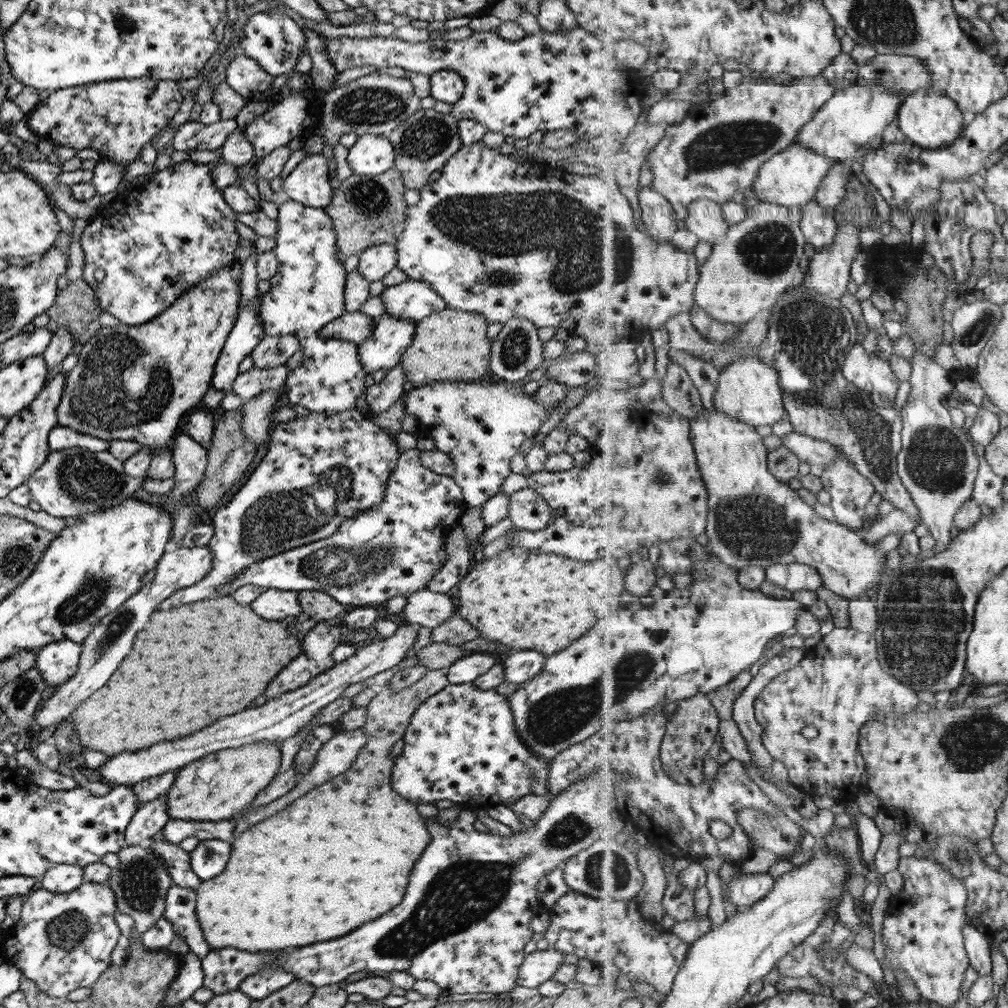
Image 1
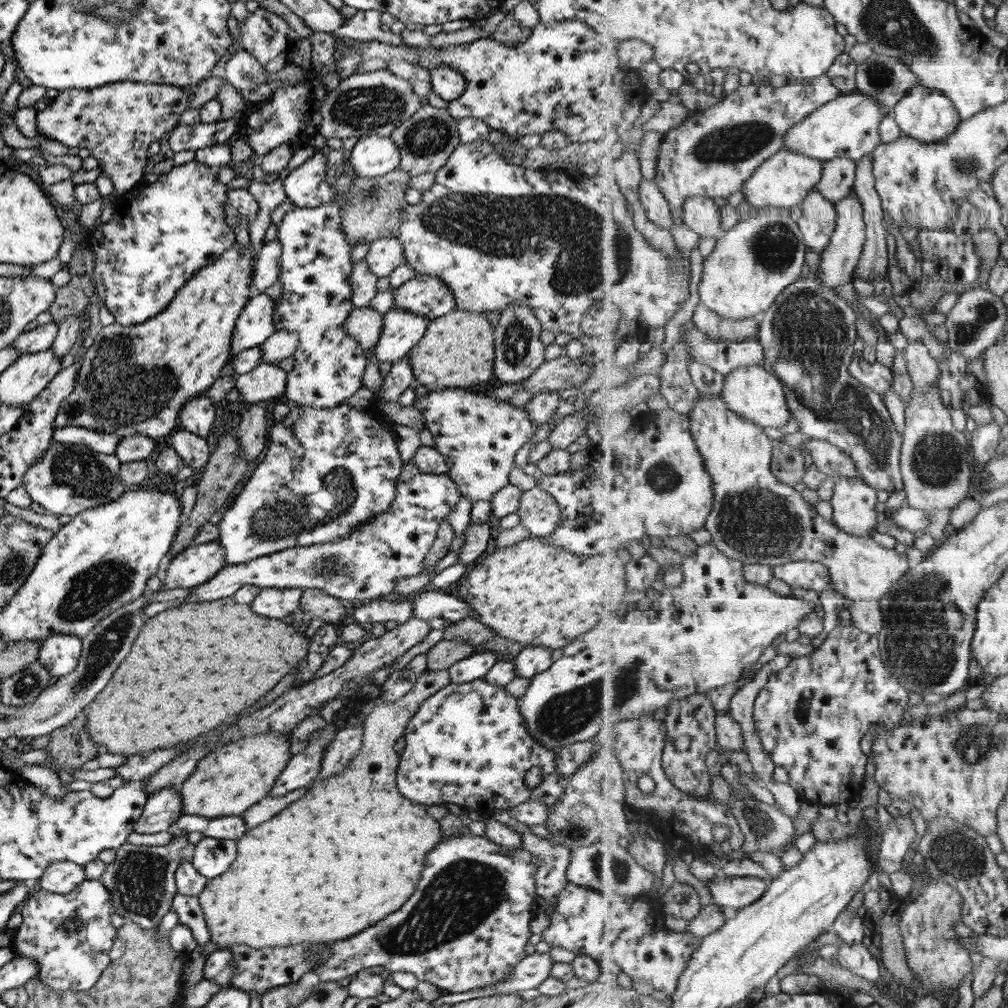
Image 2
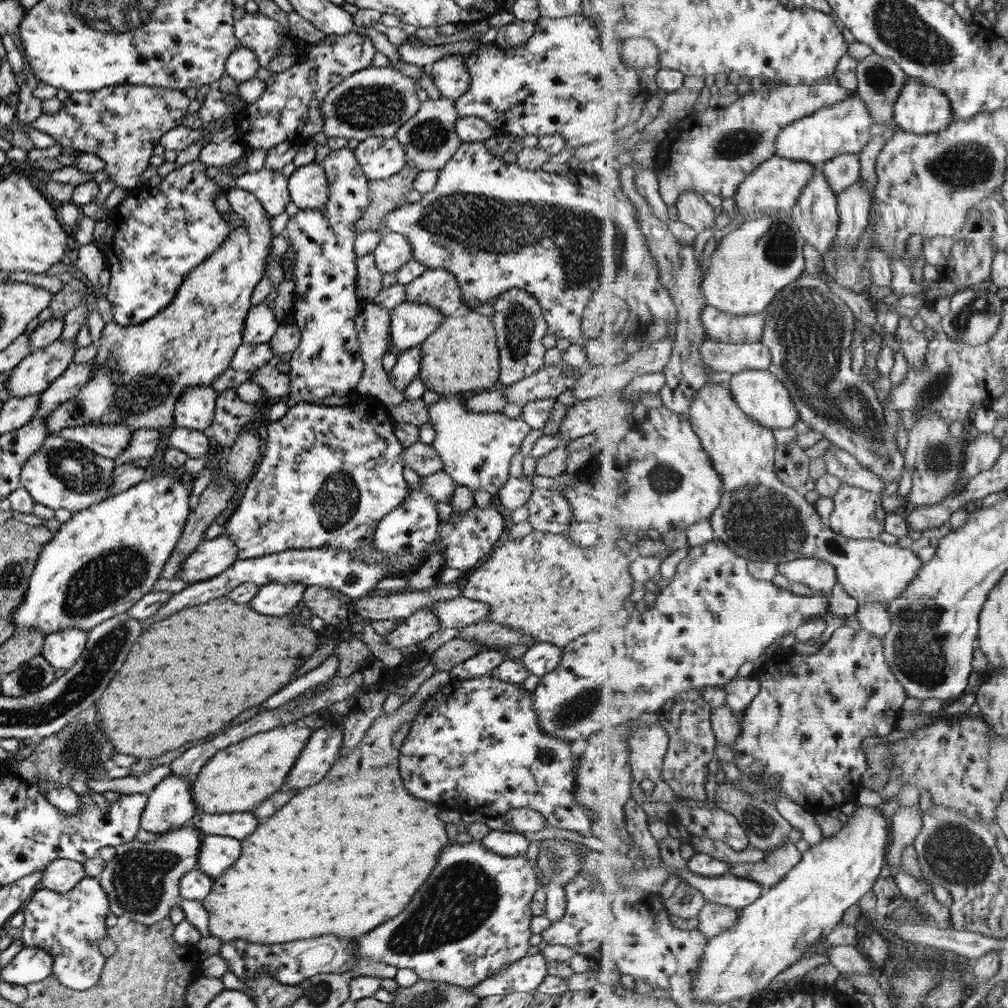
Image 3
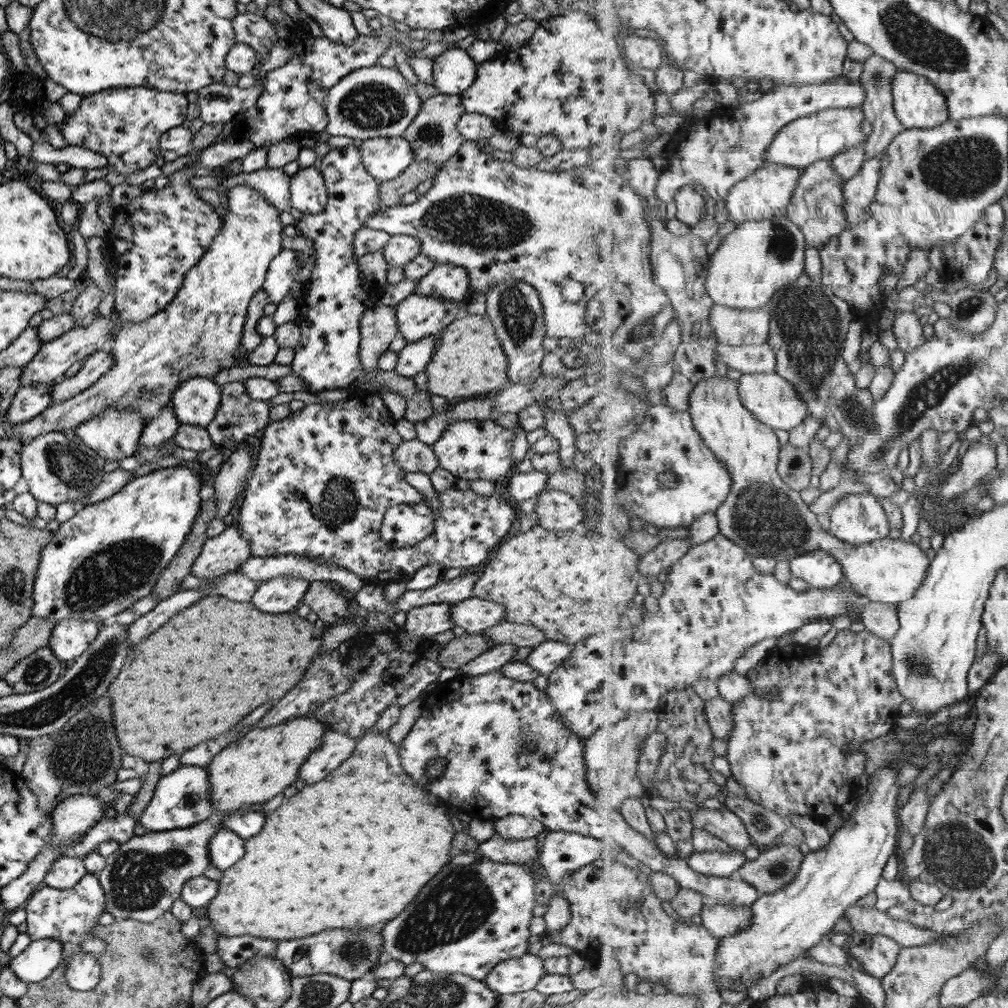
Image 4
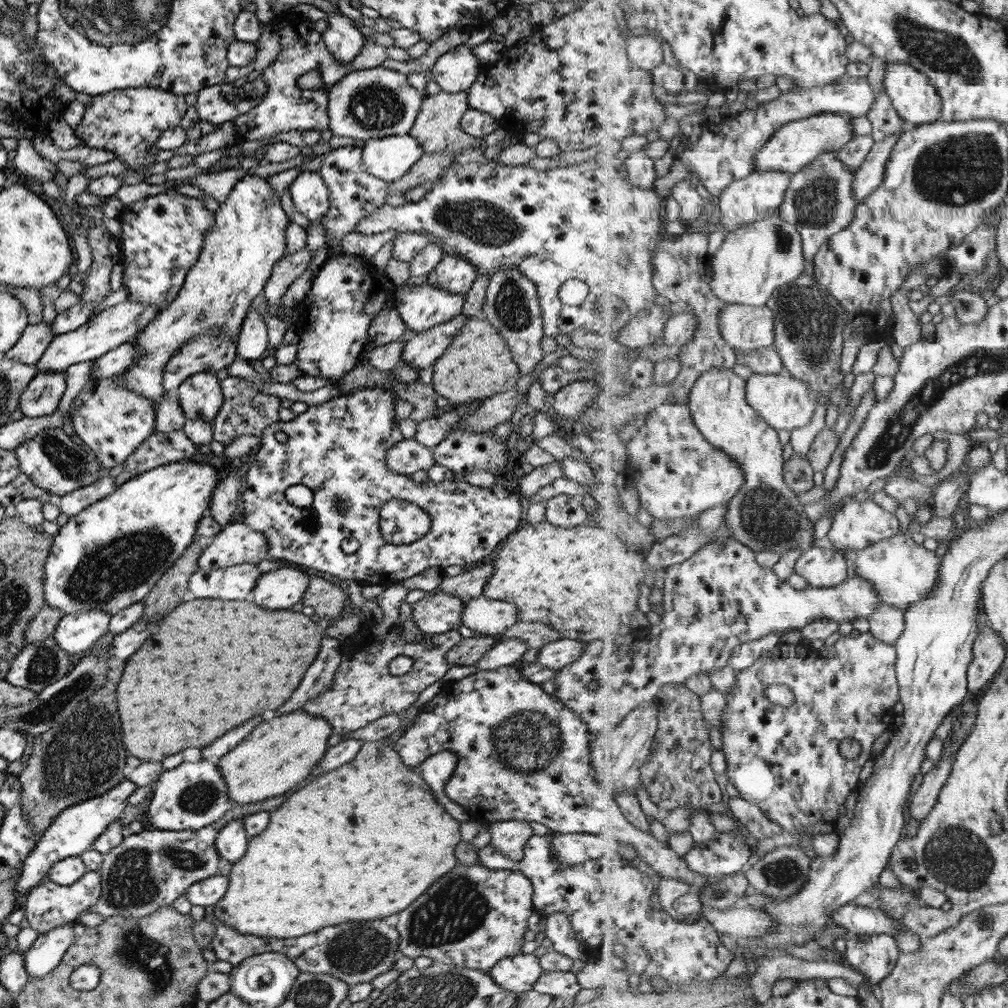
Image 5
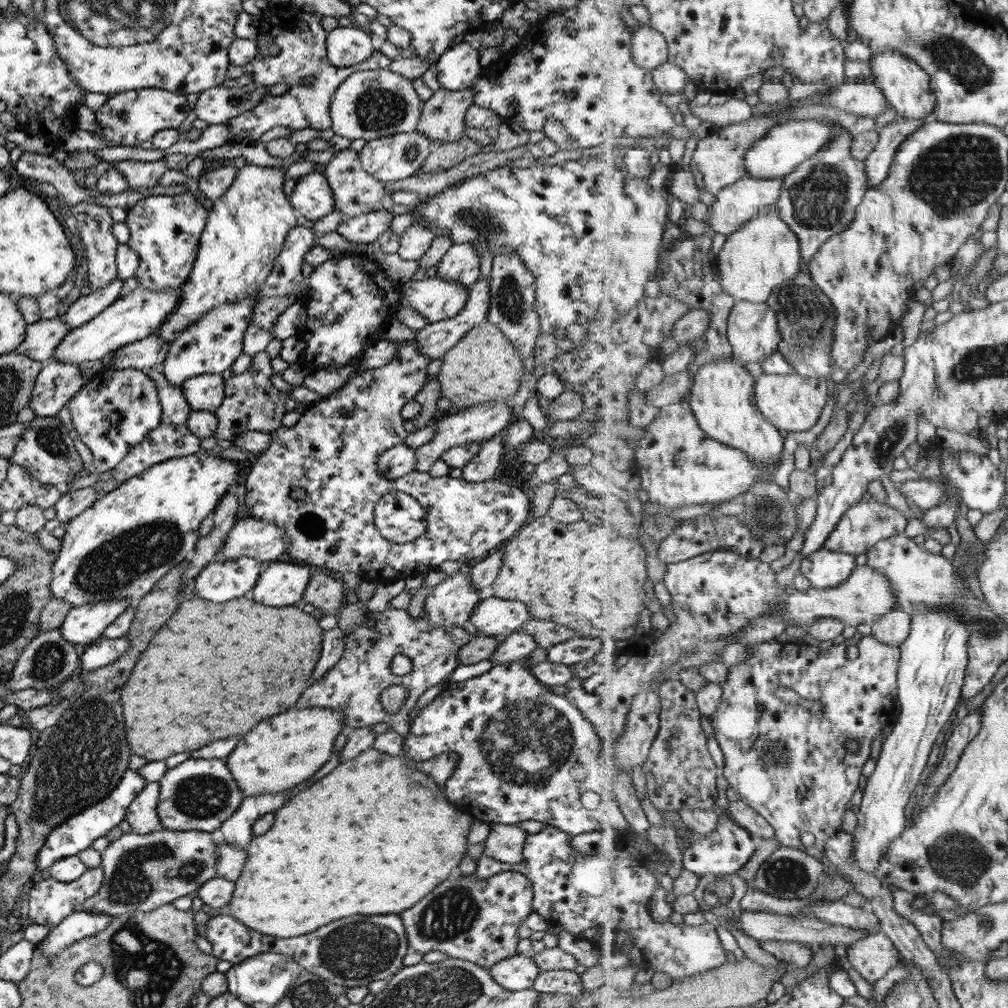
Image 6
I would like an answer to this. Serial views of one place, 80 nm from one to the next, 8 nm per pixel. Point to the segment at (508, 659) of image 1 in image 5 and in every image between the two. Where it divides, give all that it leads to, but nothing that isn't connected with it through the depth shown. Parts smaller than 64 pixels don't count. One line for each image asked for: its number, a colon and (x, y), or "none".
2: (530, 660)
3: (539, 658)
4: (547, 655)
5: (559, 653)

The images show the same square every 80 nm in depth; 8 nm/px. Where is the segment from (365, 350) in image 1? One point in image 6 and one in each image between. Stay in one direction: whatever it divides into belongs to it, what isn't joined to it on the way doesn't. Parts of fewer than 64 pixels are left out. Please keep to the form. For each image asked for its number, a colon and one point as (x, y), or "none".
2: (400, 331)
3: (409, 324)
4: (416, 316)
5: (420, 307)
6: (434, 298)

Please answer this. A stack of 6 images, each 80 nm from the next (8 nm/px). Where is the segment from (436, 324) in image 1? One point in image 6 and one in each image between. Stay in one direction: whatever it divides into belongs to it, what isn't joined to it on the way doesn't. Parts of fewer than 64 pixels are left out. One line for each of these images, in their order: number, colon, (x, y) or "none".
2: (456, 350)
3: (460, 355)
4: (468, 362)
5: (477, 364)
6: (483, 366)

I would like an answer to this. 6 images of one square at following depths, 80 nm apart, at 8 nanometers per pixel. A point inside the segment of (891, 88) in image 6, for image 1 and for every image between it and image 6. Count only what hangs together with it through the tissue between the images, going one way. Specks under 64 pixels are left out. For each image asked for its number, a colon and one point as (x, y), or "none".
1: (934, 122)
2: (927, 115)
3: (922, 109)
4: (918, 103)
5: (918, 103)

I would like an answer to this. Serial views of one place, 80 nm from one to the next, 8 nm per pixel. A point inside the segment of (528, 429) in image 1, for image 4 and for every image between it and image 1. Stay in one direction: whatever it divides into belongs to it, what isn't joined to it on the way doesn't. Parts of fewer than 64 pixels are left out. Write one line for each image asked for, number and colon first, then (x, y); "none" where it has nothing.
2: (478, 436)
3: (475, 449)
4: (469, 449)

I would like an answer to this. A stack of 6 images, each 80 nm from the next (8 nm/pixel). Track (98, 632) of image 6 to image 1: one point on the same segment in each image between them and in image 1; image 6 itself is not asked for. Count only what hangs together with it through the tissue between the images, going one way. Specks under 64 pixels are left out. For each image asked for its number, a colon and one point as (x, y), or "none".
1: (55, 662)
2: (58, 654)
3: (60, 649)
4: (68, 639)
5: (74, 633)

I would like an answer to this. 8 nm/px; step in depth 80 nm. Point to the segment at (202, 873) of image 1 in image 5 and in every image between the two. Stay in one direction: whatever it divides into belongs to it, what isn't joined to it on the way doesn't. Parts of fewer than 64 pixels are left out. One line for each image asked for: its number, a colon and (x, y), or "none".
2: (210, 857)
3: (215, 854)
4: (224, 848)
5: (230, 843)

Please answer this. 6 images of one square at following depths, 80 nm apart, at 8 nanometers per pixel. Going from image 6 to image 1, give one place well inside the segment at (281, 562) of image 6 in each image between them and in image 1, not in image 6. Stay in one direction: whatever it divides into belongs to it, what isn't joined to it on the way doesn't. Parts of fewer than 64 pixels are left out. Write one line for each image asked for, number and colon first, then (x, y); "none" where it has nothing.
1: (272, 604)
2: (270, 602)
3: (272, 599)
4: (278, 594)
5: (283, 587)

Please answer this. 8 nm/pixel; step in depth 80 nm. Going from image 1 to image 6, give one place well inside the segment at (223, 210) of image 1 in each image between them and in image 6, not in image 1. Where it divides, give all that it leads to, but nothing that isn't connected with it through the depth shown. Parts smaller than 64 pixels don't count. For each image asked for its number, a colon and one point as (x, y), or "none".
2: (158, 236)
3: (148, 248)
4: (151, 247)
5: (161, 237)
6: (164, 232)

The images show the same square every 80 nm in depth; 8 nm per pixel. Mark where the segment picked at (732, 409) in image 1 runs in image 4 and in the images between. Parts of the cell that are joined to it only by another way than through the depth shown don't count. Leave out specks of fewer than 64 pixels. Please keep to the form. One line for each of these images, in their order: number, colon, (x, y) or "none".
2: (752, 391)
3: (762, 395)
4: (772, 398)

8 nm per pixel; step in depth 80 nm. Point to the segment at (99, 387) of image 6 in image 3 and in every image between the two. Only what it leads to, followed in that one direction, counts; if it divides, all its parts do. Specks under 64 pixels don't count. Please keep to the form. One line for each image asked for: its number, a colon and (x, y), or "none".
3: (108, 440)
4: (113, 434)
5: (111, 421)

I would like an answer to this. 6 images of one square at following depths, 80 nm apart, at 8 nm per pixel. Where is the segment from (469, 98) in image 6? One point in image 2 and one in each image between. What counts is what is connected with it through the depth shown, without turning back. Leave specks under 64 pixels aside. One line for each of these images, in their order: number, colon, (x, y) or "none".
2: (425, 140)
3: (428, 138)
4: (432, 134)
5: (436, 128)

